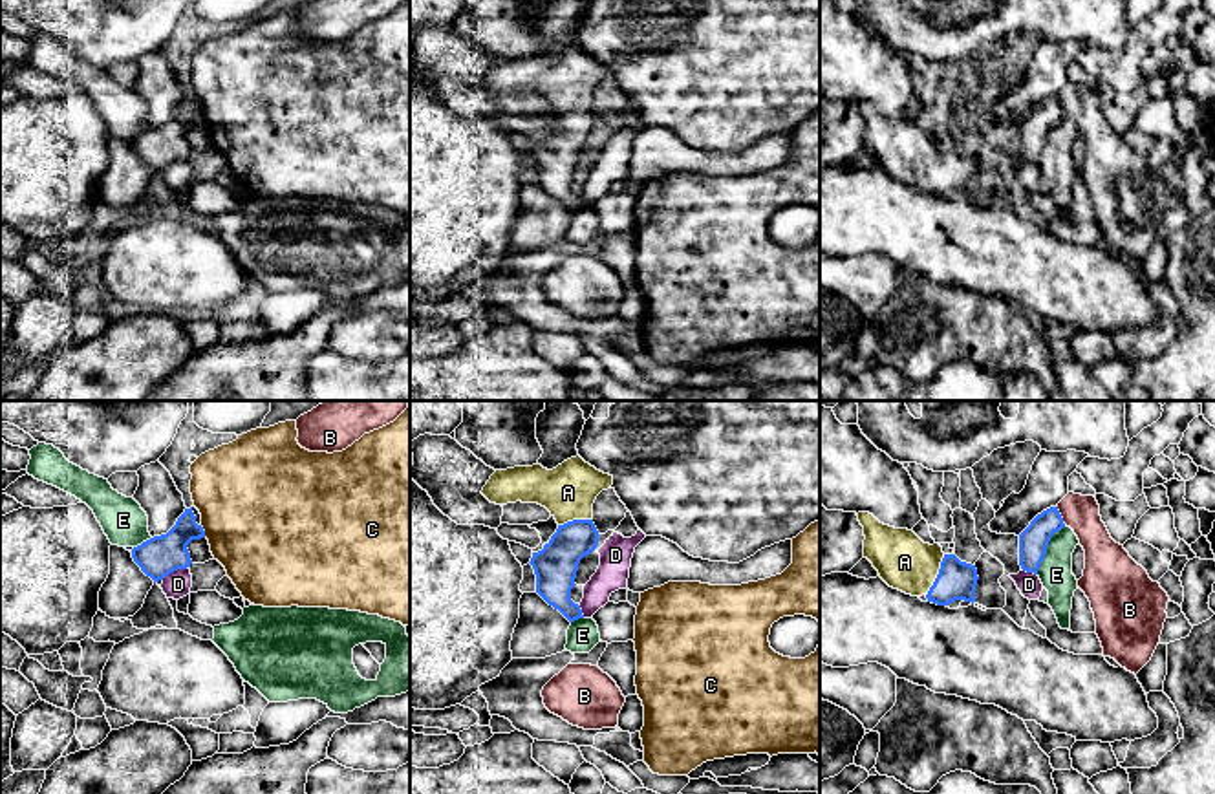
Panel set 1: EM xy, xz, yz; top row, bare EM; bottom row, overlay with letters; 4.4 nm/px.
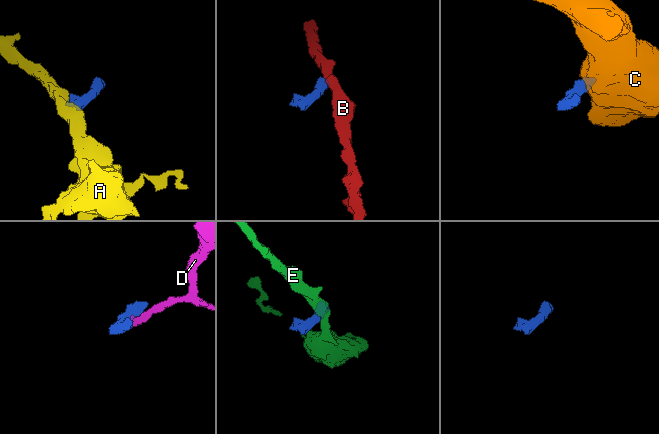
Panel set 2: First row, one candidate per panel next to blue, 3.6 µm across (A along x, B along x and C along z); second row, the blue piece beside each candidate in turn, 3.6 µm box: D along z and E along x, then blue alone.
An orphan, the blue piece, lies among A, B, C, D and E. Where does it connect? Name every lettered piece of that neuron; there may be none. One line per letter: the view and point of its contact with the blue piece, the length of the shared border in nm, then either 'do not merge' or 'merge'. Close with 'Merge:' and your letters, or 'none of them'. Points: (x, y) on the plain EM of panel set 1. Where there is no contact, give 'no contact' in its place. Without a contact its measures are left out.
A: yz (937, 165) | 200 nm | merge
B: yz (1060, 107) | 90 nm | do not merge
C: xy (204, 121) | 60 nm | do not merge
D: xy (174, 160) | 130 nm | do not merge
E: yz (1047, 136) | 260 nm | do not merge
Merge: A

